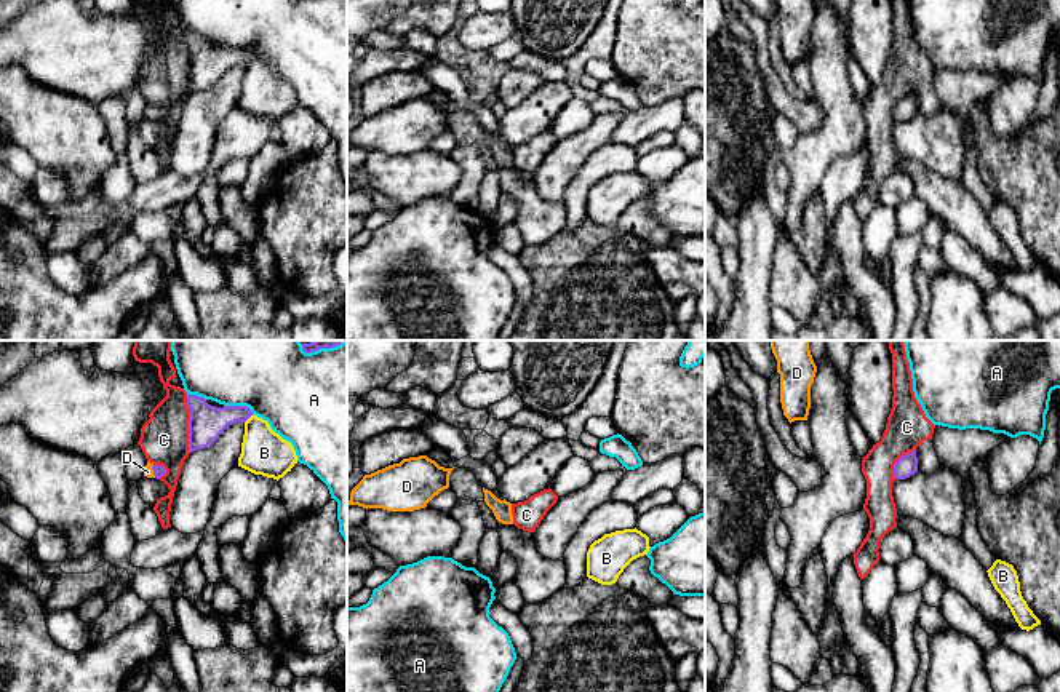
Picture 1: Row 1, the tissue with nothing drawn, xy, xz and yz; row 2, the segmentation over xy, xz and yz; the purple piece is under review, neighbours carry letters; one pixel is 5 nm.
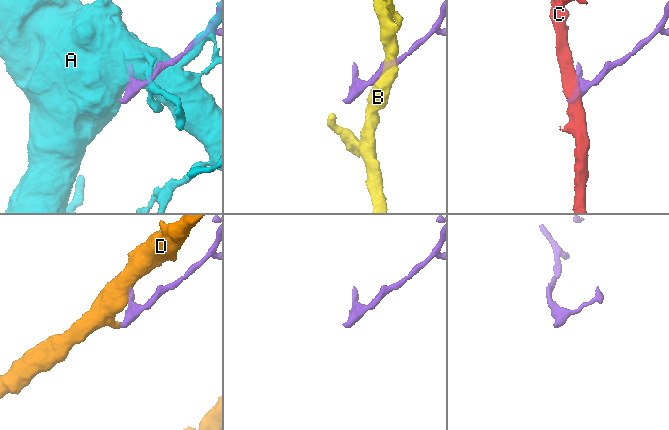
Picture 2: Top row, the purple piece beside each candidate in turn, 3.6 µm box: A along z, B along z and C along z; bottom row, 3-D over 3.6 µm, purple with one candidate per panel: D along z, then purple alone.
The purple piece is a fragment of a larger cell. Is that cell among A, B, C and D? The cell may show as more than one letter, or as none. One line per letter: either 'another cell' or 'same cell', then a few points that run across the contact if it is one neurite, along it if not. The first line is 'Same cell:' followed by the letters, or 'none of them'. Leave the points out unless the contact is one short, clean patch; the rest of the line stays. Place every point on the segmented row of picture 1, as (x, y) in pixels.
Same cell: D
A: another cell
B: another cell
C: another cell
D: same cell; line xy (159, 470), (152, 469), (147, 472)

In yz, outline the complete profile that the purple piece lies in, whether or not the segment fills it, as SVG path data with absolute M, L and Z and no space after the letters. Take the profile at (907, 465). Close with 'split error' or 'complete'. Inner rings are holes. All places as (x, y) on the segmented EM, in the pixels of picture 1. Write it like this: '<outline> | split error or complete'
M916 449L913 452L908 452L902 455L895 465L894 465L894 478L895 479L905 479L910 478L918 471L918 457L916 457Z | complete

